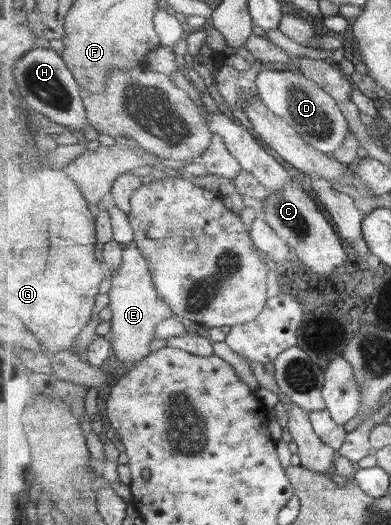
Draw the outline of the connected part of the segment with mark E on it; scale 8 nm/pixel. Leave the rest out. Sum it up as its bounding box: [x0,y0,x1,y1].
[109,241,175,370]

